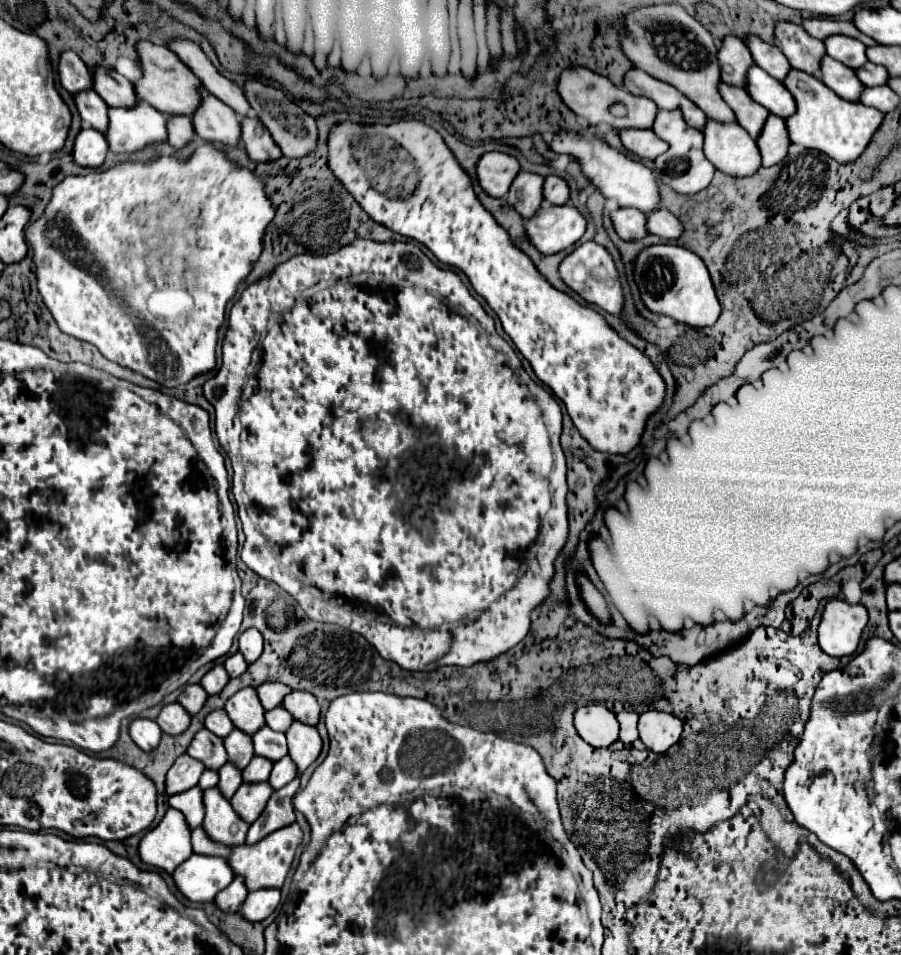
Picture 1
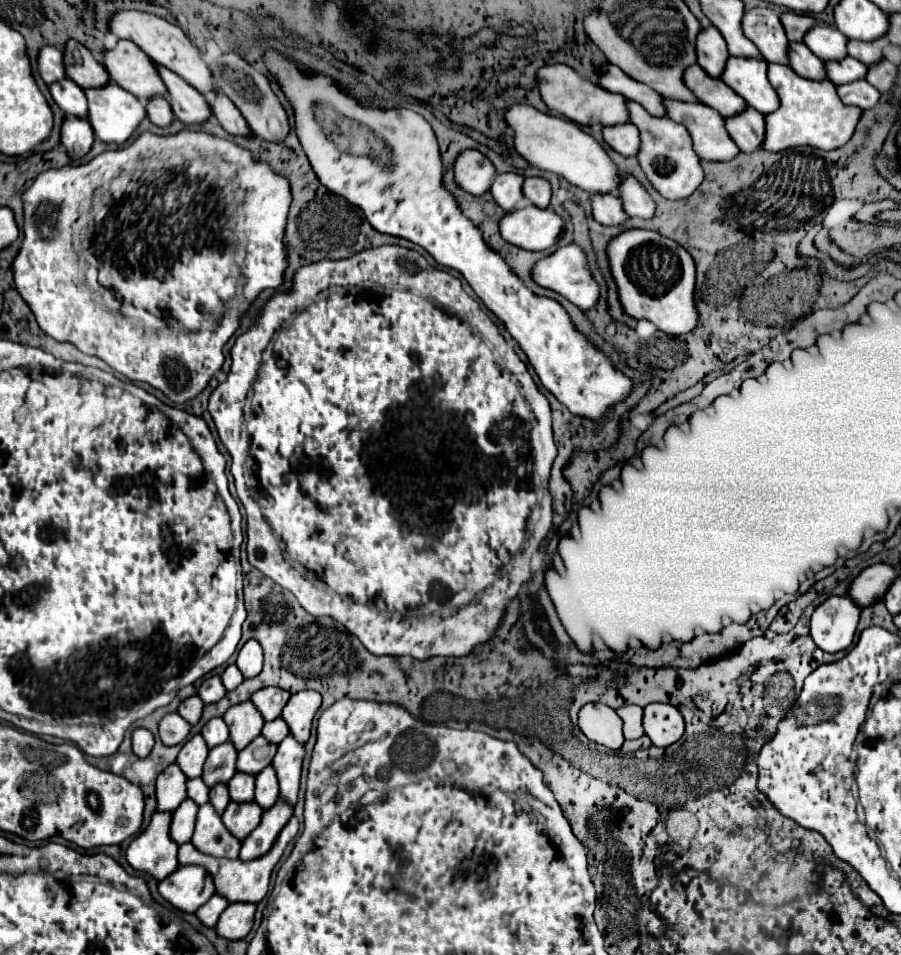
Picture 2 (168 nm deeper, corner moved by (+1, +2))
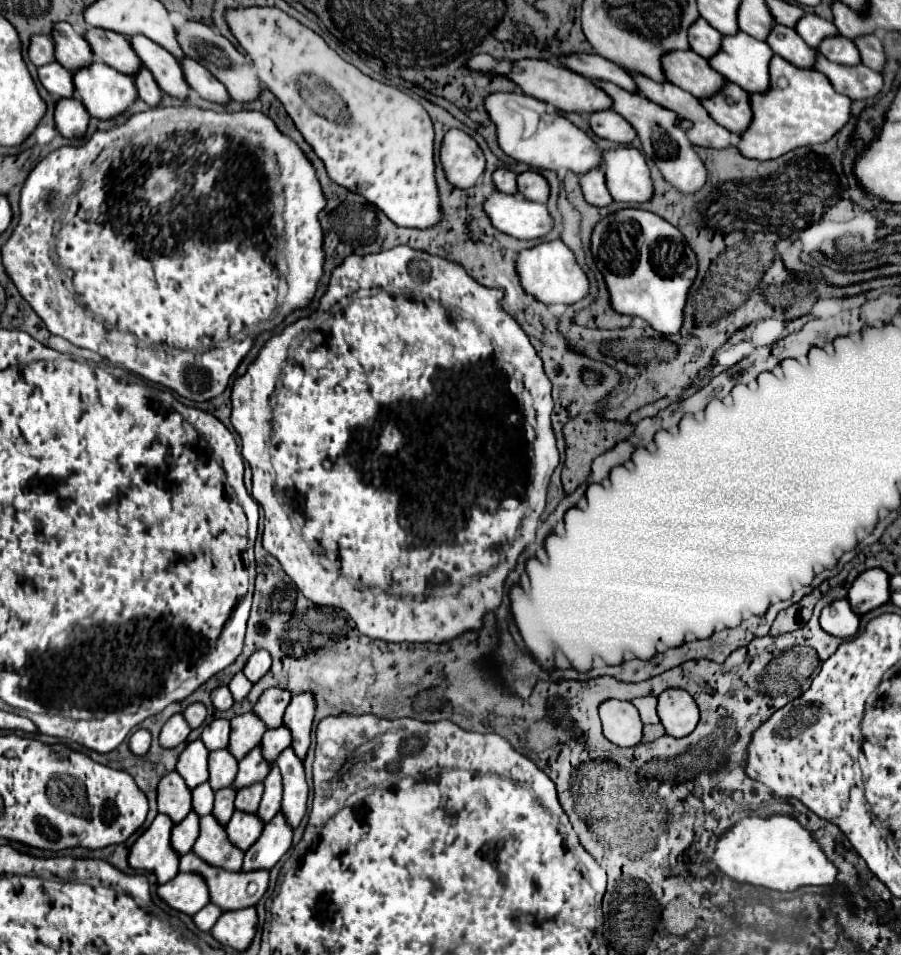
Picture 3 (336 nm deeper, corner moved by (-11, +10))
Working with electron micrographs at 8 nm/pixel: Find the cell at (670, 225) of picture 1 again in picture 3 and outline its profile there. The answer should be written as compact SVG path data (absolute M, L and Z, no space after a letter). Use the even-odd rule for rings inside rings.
M635 147L603 151L605 179L615 201L647 203L653 199L653 179L645 157Z

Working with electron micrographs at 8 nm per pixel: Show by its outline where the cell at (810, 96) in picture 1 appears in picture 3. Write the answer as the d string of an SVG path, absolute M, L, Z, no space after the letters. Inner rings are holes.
M775 55L769 65L771 89L765 95L751 95L751 105L755 107L755 119L747 135L741 137L739 151L749 159L775 159L803 145L815 145L821 137L837 135L851 117L851 99L839 95L829 79L811 69L799 69ZM785 77L789 85L777 89L777 79Z

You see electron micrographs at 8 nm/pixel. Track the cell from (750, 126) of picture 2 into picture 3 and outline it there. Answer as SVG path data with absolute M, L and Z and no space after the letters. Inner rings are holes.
M729 83L715 99L701 99L703 107L707 107L709 115L729 131L743 135L753 121L753 109L749 101L749 93L739 85Z

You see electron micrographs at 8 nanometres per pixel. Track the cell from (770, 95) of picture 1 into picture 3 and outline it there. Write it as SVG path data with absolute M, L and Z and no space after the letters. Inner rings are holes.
M739 31L735 37L723 39L723 51L709 59L715 71L723 73L731 83L737 83L747 93L767 93L769 83L769 61L773 49L759 39Z

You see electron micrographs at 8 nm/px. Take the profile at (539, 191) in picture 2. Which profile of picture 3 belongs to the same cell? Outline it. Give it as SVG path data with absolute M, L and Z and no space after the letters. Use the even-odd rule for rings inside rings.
M525 171L519 175L517 179L519 183L519 191L529 199L529 201L537 201L537 203L547 203L549 199L549 183L541 173L535 171Z

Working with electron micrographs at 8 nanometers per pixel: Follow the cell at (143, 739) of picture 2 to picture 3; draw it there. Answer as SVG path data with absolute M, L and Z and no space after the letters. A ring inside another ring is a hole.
M139 729L139 731L135 731L133 735L131 735L131 739L129 739L129 747L131 747L131 751L135 753L135 755L145 755L147 751L149 751L149 747L151 747L151 733L147 731L147 729Z

